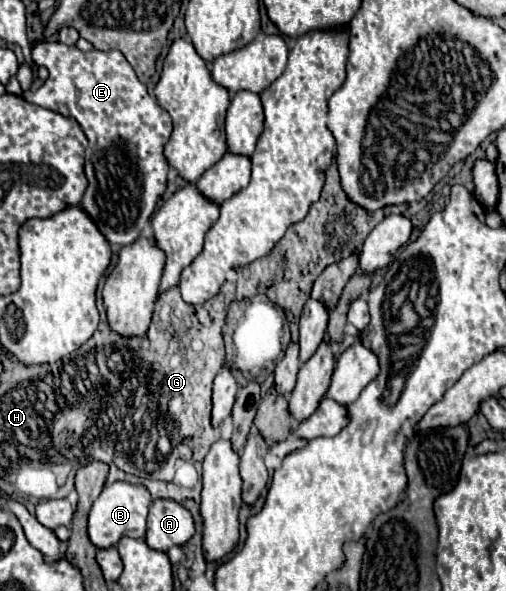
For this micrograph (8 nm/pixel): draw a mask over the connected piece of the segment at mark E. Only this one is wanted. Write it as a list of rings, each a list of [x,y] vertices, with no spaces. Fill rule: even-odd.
[[[37,42],[33,48],[33,60],[37,66],[45,66],[49,70],[49,78],[37,92],[27,90],[22,97],[31,104],[75,118],[89,140],[85,154],[85,174],[89,186],[81,200],[81,208],[85,210],[85,214],[89,214],[89,218],[95,222],[109,244],[133,244],[145,230],[145,224],[151,220],[157,198],[161,198],[167,188],[169,162],[163,154],[163,148],[173,132],[169,112],[163,110],[147,92],[147,86],[137,78],[131,64],[119,50],[81,52],[77,46],[65,46],[59,42]]]

